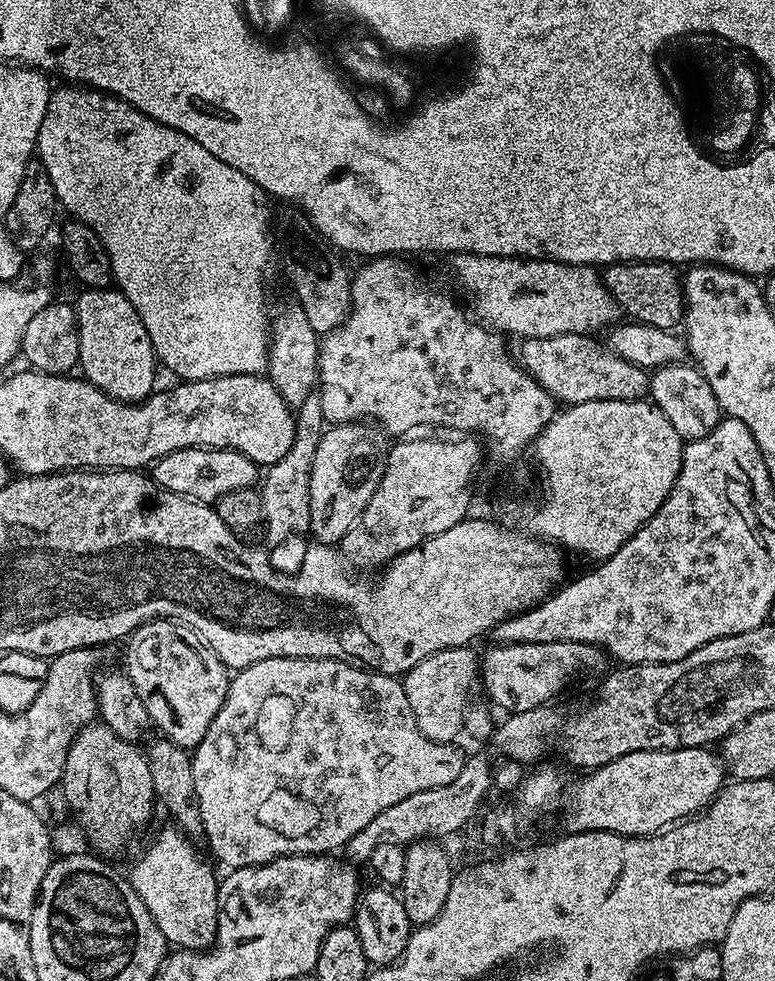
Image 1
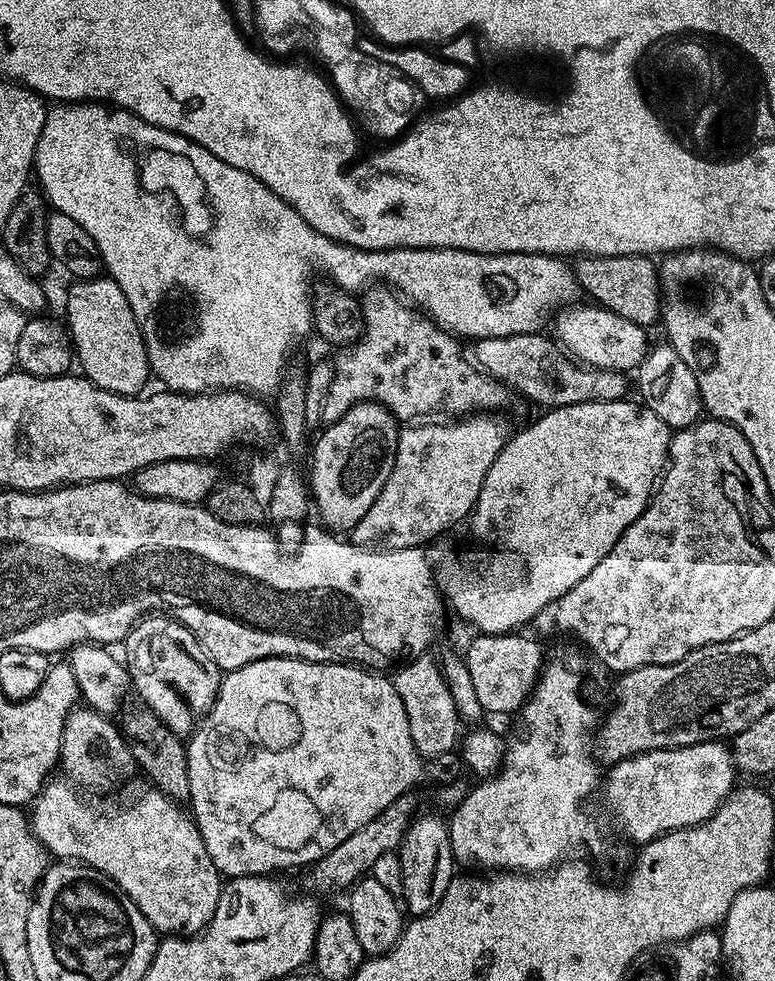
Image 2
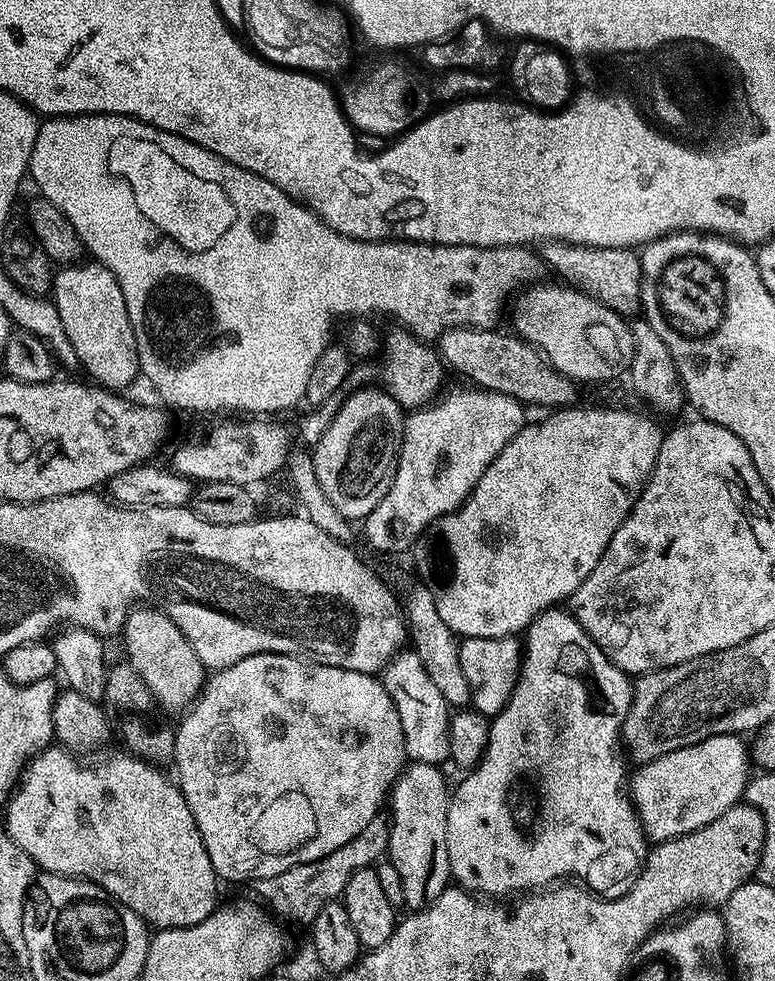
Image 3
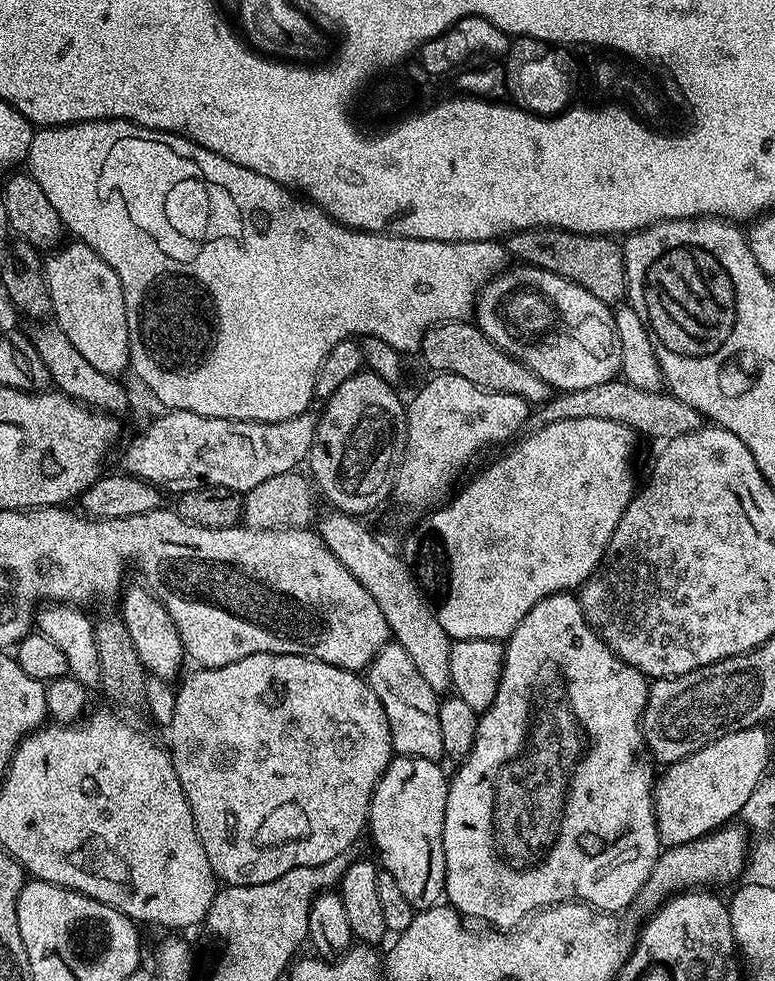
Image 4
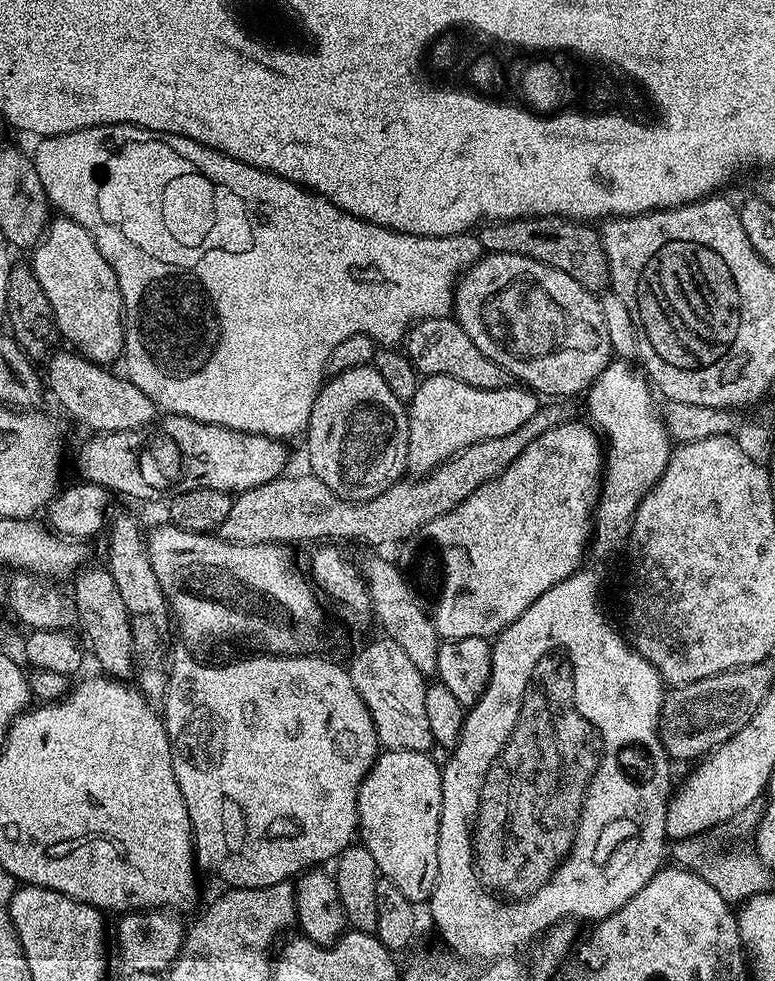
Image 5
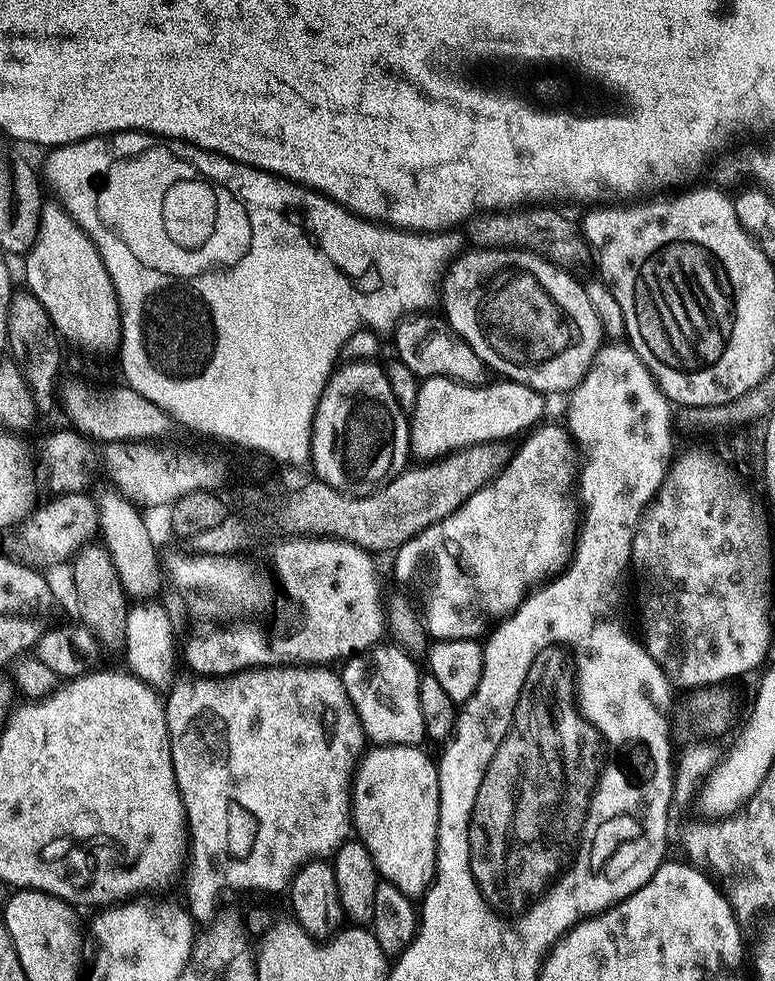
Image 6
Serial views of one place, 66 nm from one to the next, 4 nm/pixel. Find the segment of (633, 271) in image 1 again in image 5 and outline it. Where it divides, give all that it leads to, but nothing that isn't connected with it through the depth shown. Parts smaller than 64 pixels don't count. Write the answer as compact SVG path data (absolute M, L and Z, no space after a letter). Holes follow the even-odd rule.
M523 216L517 220L485 223L478 235L485 253L505 252L534 258L554 270L562 270L562 274L570 274L574 282L596 294L609 287L608 259L597 233L588 228L591 227L587 223L562 216Z

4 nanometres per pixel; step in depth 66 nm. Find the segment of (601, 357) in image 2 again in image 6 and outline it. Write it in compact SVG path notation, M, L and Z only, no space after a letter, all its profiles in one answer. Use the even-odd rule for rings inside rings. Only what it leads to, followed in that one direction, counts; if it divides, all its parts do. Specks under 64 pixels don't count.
M472 248L448 264L438 285L438 304L444 307L443 319L482 358L485 369L493 368L497 377L525 384L535 392L568 394L582 382L605 339L583 283L568 272L522 248Z

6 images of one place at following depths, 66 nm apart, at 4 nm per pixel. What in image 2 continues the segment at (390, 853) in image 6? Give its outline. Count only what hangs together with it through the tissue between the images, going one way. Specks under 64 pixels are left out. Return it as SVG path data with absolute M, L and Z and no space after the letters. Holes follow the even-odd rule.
M419 816L411 821L398 847L404 883L402 900L407 911L409 913L412 911L413 917L425 916L435 910L440 899L446 894L446 886L450 886L458 868L456 857L452 854L452 843L448 837L448 824L436 816Z

